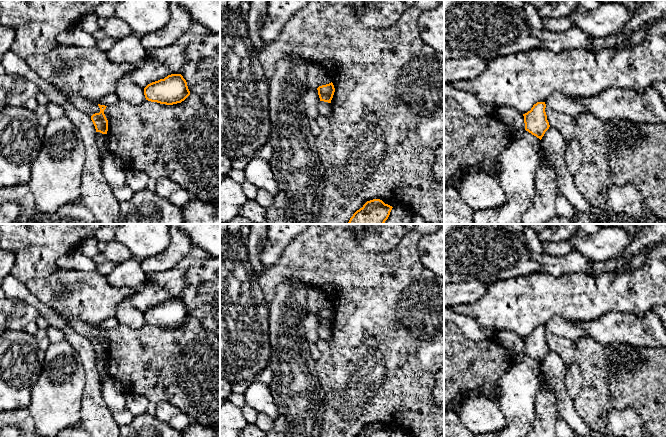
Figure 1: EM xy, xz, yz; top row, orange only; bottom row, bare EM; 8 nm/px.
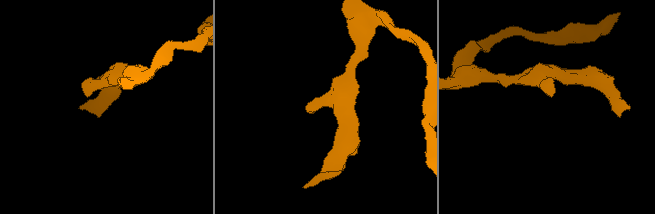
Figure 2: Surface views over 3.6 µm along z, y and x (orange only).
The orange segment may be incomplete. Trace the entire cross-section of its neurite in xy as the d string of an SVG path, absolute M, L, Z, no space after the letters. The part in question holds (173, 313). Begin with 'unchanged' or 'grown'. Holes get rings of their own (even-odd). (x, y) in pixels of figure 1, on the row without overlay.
unchanged | M171 298L148 308L144 312L144 319L148 325L173 329L184 325L190 319L190 315L181 298Z

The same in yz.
unchanged | M537 326L533 329L530 335L523 338L525 354L540 364L550 351L545 332L545 326Z

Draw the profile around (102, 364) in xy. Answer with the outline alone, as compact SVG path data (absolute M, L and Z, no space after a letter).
M96 356L96 366L99 372L101 380L104 380L110 377L108 372L108 361L107 358L102 358L100 356Z

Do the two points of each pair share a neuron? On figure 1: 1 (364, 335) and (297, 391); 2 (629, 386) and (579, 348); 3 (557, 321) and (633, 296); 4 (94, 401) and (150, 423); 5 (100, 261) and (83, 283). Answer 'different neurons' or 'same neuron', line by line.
1: different neurons
2: same neuron
3: different neurons
4: different neurons
5: different neurons

